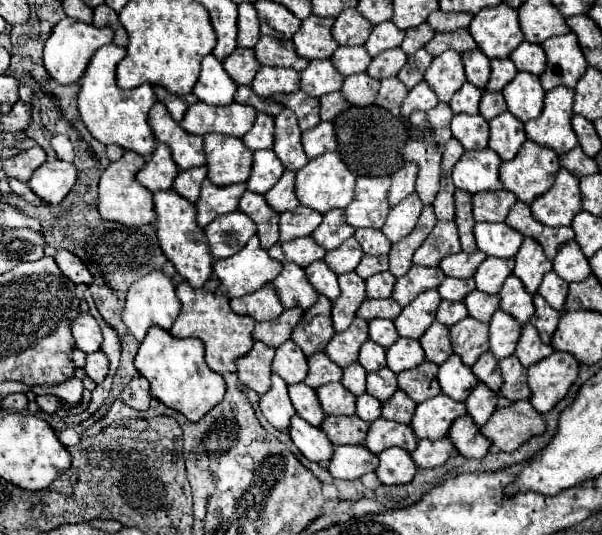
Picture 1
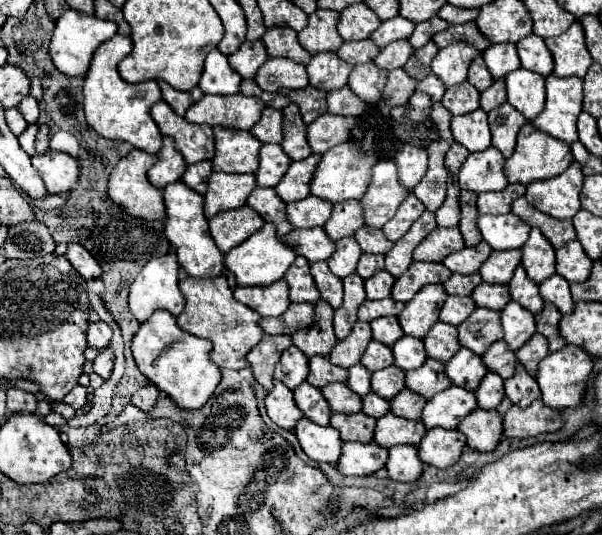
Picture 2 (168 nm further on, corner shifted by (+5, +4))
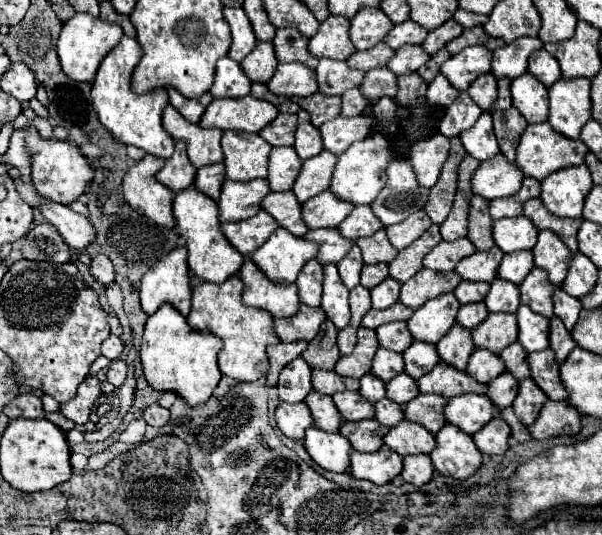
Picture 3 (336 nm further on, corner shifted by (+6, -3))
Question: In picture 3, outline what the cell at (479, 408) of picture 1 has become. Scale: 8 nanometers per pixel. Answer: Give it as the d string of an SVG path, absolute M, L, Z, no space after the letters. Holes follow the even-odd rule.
M500 373L490 385L488 385L488 391L486 391L486 397L498 407L498 409L504 409L504 407L510 407L514 397L518 393L518 381L508 373Z

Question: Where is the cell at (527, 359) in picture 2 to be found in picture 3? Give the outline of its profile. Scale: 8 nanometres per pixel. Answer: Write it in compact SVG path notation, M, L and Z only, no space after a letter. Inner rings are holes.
M544 349L544 351L538 351L538 353L530 353L526 357L526 361L530 365L530 377L548 395L548 399L562 401L566 397L566 389L560 383L558 363L554 359L554 351Z

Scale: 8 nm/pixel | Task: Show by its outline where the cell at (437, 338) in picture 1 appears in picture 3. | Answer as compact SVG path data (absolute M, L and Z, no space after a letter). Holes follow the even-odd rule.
M454 325L438 343L436 343L438 355L446 365L452 365L456 369L464 369L468 363L468 357L474 351L474 343L470 337L470 331L462 325Z

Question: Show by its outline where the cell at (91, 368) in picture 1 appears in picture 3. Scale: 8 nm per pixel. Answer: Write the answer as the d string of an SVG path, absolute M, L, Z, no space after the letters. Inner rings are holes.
M112 361L110 365L108 365L108 373L106 373L106 379L108 379L108 383L112 383L114 387L120 387L122 383L124 383L124 379L126 379L126 363L124 361Z

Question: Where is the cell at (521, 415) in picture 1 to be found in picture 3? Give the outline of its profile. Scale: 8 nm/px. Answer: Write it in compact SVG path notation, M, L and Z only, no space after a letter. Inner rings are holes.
M546 401L538 419L528 425L534 439L550 439L558 435L576 435L580 431L580 415L564 401Z

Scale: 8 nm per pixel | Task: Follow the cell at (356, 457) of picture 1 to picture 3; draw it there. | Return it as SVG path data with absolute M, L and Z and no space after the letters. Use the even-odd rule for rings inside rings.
M386 445L376 453L350 453L350 475L356 479L366 479L376 485L390 483L396 475L400 475L402 457L398 453L390 453Z

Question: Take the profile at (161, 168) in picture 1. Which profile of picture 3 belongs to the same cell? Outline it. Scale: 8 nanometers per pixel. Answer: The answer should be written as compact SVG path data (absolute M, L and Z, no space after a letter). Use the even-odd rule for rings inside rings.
M176 141L174 155L170 159L166 159L166 165L156 173L156 179L164 187L178 193L182 189L188 189L194 183L194 177L196 177L196 167L188 161L186 143Z

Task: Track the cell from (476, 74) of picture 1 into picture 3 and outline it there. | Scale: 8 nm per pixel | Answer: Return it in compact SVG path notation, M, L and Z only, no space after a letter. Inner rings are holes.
M484 73L482 77L478 77L470 89L468 89L468 95L484 109L488 111L492 101L496 99L496 79L492 73Z

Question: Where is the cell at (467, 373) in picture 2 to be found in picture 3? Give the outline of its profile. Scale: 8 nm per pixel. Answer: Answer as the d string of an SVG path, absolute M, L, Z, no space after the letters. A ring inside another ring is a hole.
M476 349L466 365L466 373L480 383L490 383L504 371L504 363L498 355L488 353L486 349Z

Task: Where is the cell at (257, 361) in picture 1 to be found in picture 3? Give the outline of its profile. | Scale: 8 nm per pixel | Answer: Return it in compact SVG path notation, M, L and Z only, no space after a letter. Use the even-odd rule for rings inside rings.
M294 341L294 343L276 343L276 345L270 345L266 349L268 353L268 361L270 361L270 367L268 367L268 373L266 373L266 385L272 387L278 383L278 375L282 371L282 367L286 363L290 363L292 359L300 357L300 353L308 347L306 341Z

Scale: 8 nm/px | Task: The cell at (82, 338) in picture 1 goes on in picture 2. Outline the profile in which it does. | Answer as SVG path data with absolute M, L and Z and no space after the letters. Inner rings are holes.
M93 322L87 330L87 342L91 348L107 348L113 338L113 330L105 322Z

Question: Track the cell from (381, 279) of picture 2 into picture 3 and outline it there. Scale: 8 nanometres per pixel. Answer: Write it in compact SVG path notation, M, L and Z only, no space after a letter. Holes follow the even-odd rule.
M384 279L380 285L376 285L370 295L372 295L372 307L374 309L388 309L398 301L400 293L400 283L396 279Z

